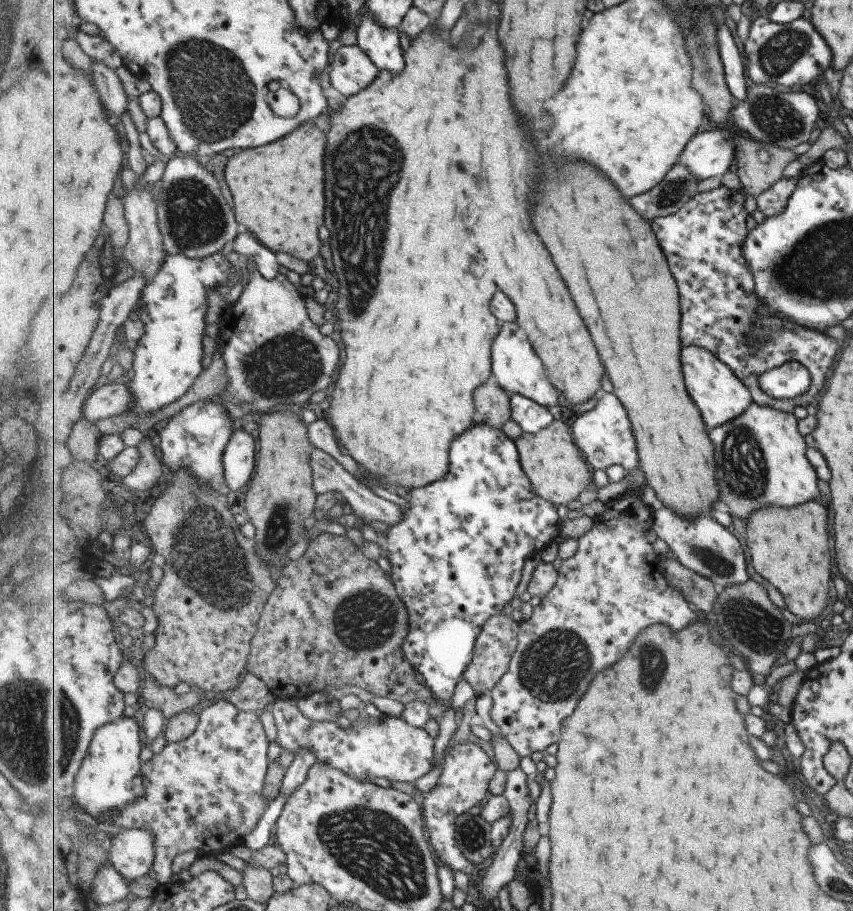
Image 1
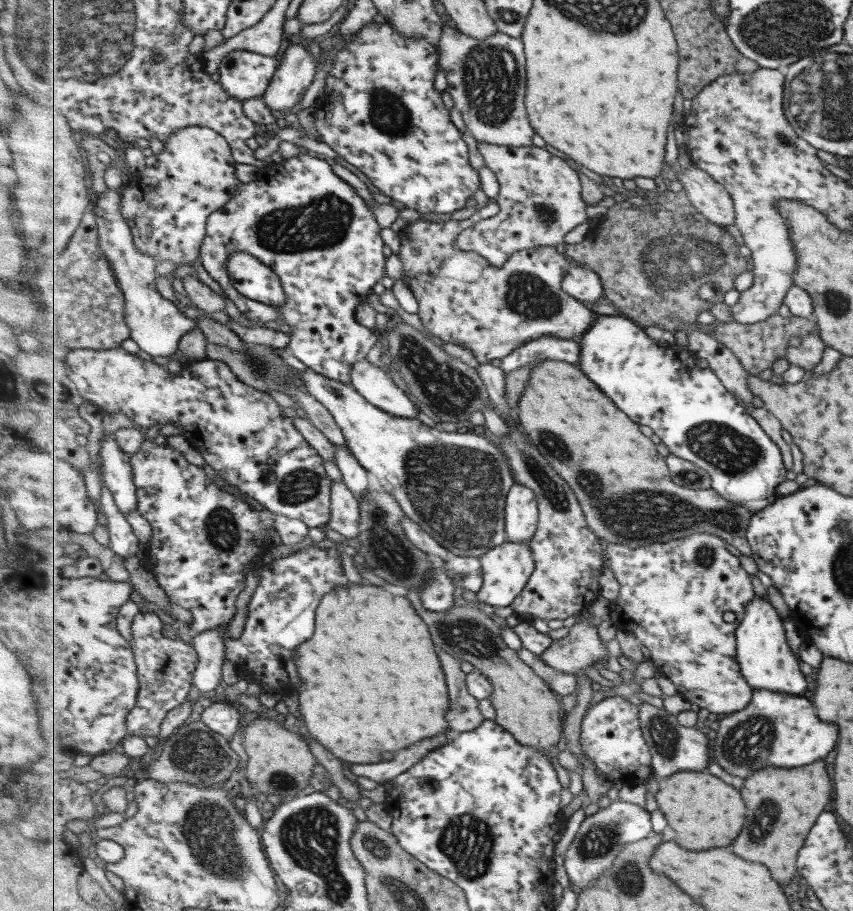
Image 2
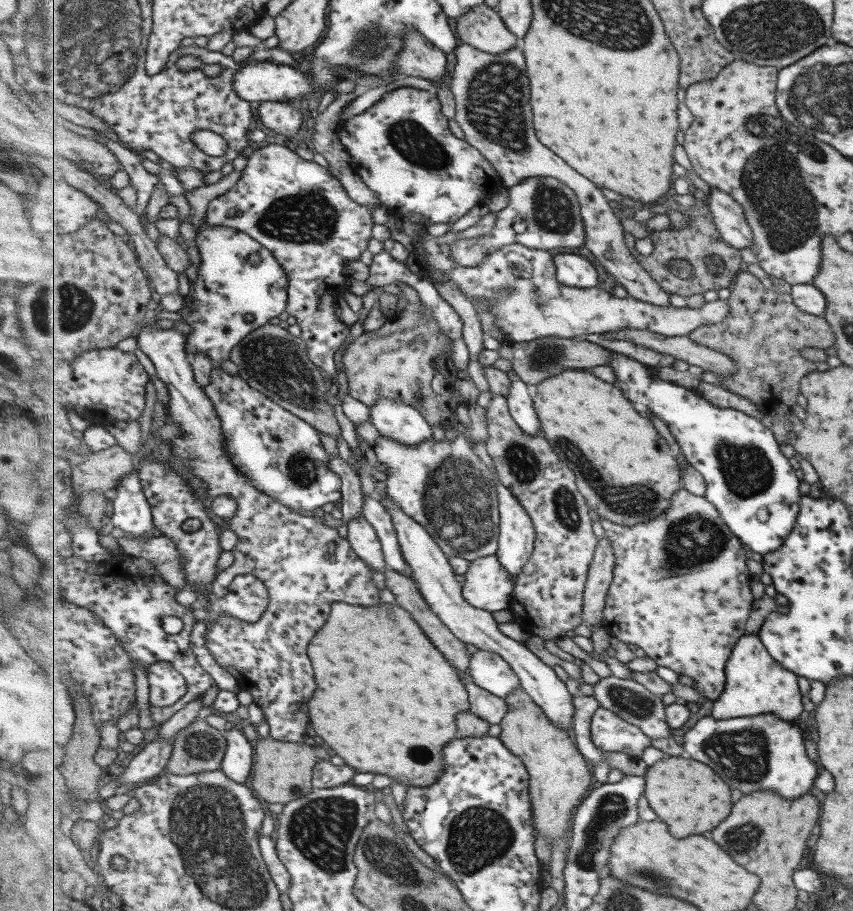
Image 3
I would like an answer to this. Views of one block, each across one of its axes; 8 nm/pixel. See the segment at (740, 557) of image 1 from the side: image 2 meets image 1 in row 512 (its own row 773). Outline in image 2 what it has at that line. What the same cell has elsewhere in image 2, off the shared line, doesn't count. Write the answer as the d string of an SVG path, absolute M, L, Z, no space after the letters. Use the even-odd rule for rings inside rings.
M644 702L639 706L643 734L653 751L653 776L656 779L663 781L684 770L707 771L709 762L712 762L712 741L703 733L702 729L683 726L678 721L678 715L669 712L664 707L659 709Z

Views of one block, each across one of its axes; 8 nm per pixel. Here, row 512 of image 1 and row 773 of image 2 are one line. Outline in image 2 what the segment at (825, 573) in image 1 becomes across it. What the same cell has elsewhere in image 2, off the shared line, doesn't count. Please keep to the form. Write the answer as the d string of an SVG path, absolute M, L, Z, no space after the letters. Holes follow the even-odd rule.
M815 762L815 766L803 766L803 770L761 770L759 774L751 774L741 790L749 806L749 816L747 826L733 846L735 854L751 862L763 862L769 866L774 879L781 886L789 884L791 878L801 874L798 856L813 828L813 820L829 802L831 782L825 774L823 762Z

